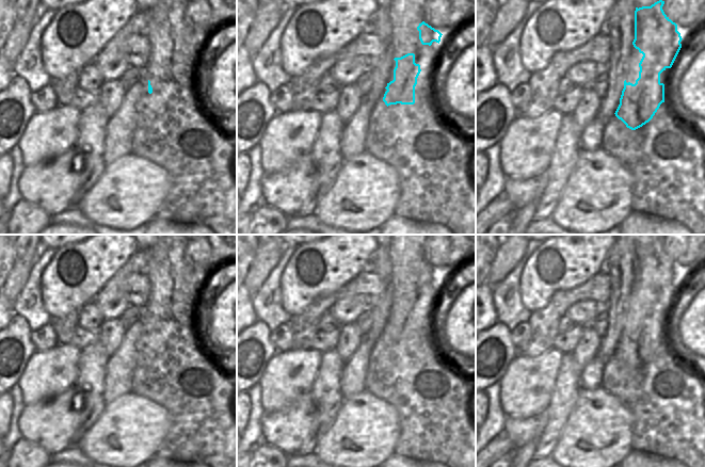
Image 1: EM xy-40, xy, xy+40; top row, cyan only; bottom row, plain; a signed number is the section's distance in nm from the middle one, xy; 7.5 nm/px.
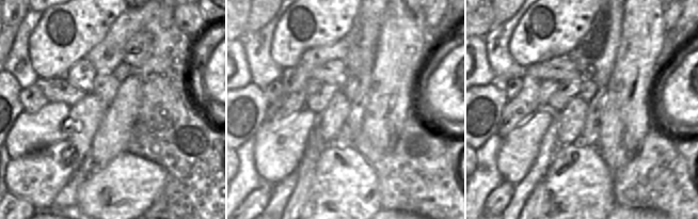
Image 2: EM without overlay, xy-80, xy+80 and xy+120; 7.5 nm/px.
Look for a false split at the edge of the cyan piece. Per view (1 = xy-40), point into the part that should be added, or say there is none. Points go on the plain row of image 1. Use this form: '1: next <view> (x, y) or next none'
1: next none

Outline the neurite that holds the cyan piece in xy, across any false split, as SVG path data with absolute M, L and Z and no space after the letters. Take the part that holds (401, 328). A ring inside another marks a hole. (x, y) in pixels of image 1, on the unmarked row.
M407 292L394 299L396 300L394 319L387 322L383 340L387 345L397 342L414 343L415 325L421 310L420 304L415 302L414 292Z

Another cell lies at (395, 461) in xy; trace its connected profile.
M392 454L381 467L447 467L442 463L427 463L424 461L416 461L407 456Z

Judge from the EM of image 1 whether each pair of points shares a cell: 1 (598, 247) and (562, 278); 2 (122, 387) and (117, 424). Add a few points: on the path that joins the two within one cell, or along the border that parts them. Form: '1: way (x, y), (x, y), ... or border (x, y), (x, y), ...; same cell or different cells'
1: way (590, 251), (571, 270); same cell
2: border (130, 391), (106, 403); different cells

